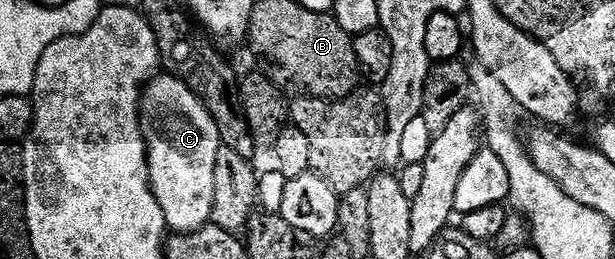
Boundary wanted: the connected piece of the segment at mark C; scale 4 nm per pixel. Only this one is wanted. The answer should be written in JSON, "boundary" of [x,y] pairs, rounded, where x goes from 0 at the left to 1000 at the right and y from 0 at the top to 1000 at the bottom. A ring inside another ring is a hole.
{"boundary":[[[276,290],[259,293],[247,293],[231,332],[226,382],[226,502],[233,510],[233,533],[239,556],[239,641],[242,645],[242,676],[246,680],[246,734],[255,768],[255,784],[262,784],[262,815],[272,849],[273,888],[283,892],[286,903],[319,900],[322,884],[330,880],[332,869],[341,857],[343,819],[346,815],[346,645],[353,629],[353,583],[359,556],[356,510],[340,444],[340,429],[324,394],[320,367],[314,367],[314,351],[307,351],[307,336],[299,313],[293,313],[291,301]]]}

